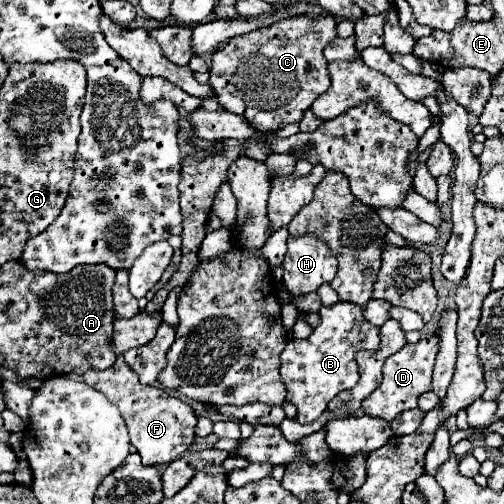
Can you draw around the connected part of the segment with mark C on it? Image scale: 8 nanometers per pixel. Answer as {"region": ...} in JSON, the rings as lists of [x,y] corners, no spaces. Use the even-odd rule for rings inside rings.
{"region":[[[293,16],[281,22],[275,22],[267,28],[247,32],[229,40],[211,56],[209,82],[213,82],[213,90],[217,92],[217,100],[221,106],[233,114],[245,116],[257,130],[275,132],[281,124],[299,122],[303,112],[311,108],[311,104],[329,88],[329,68],[323,56],[327,44],[331,44],[337,36],[337,20],[333,16]]]}

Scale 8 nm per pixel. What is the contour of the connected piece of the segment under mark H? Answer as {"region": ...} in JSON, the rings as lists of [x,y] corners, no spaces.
{"region":[[[315,234],[289,236],[283,260],[283,282],[291,294],[315,292],[323,282],[331,282],[337,272],[337,256]]]}

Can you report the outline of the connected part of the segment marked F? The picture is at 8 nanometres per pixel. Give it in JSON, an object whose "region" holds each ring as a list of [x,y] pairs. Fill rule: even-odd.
{"region":[[[119,356],[117,362],[107,370],[85,372],[83,380],[95,390],[103,392],[107,400],[119,408],[121,418],[129,428],[131,444],[141,454],[143,464],[155,466],[155,464],[173,462],[191,446],[195,438],[195,424],[197,424],[197,416],[193,414],[191,406],[179,398],[173,398],[161,388],[141,384],[139,376],[129,368],[129,364],[125,364],[123,356]]]}

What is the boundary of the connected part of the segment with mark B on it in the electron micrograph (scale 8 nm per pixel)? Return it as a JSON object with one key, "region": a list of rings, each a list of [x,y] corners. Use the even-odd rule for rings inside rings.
{"region":[[[349,302],[321,306],[321,324],[305,340],[289,340],[281,352],[281,380],[287,386],[287,400],[297,406],[299,424],[317,420],[317,408],[327,408],[327,402],[341,390],[349,390],[359,382],[357,352],[379,350],[381,328],[363,316],[363,308]]]}

